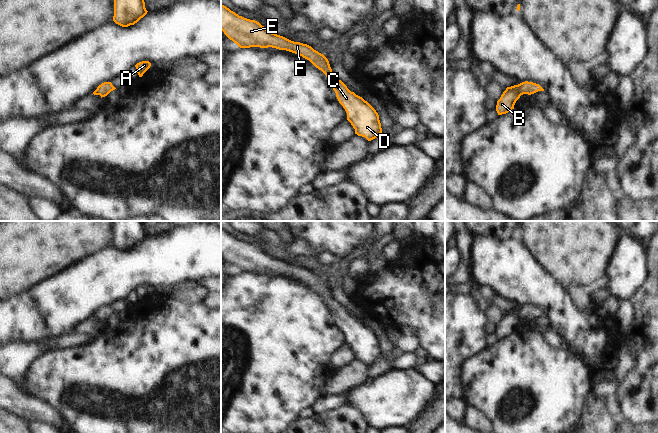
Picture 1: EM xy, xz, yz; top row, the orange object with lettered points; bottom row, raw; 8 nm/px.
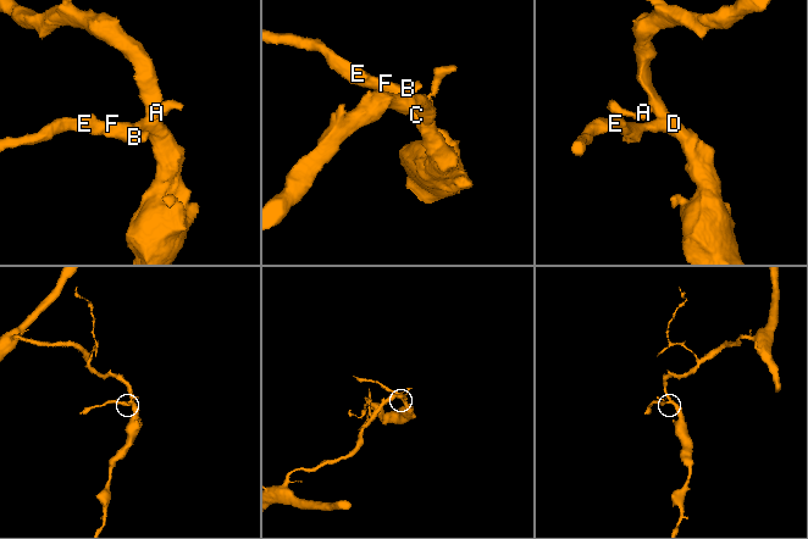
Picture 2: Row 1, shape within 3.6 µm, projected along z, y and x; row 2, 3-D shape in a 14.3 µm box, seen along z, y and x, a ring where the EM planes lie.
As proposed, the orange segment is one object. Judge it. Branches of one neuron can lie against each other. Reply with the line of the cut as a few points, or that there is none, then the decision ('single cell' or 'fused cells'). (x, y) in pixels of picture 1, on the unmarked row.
no cut | single cell

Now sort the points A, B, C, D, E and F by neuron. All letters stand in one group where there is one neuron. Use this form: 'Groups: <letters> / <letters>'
Groups: A B C D E F.

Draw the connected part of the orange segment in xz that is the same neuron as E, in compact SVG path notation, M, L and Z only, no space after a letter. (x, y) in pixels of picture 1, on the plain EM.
M222 228L221 254L240 272L272 271L295 277L309 284L328 302L339 327L347 337L347 344L355 353L355 358L371 365L382 357L376 334L362 321L351 316L341 304L334 300L328 283L311 270L272 257L259 246L239 240Z

